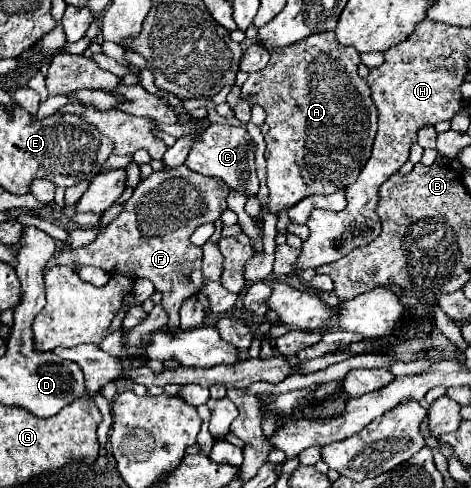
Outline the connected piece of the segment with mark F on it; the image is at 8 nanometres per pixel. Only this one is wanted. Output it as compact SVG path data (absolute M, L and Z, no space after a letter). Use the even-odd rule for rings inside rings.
M186 166L152 172L134 188L132 198L122 206L120 214L98 230L92 244L60 252L54 264L70 268L74 268L74 264L86 264L102 268L108 274L128 272L134 278L148 278L156 290L162 292L162 306L170 316L168 328L178 330L178 310L182 302L190 298L190 294L198 294L204 282L200 272L202 248L190 242L190 234L200 224L220 218L226 210L228 192L228 186L218 178L196 174Z

